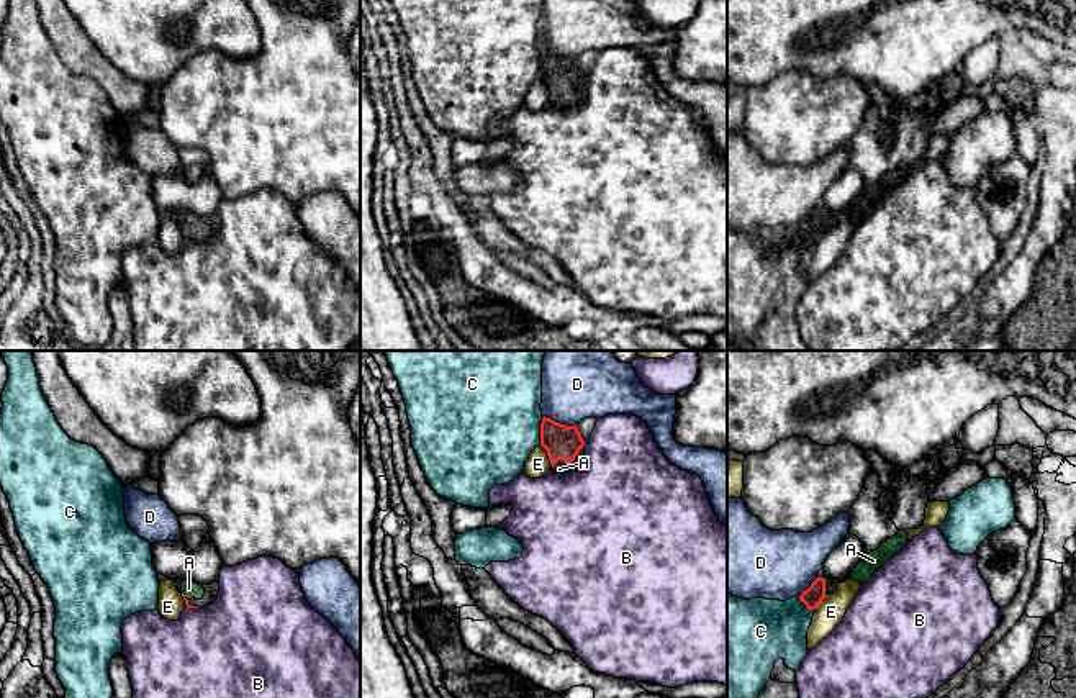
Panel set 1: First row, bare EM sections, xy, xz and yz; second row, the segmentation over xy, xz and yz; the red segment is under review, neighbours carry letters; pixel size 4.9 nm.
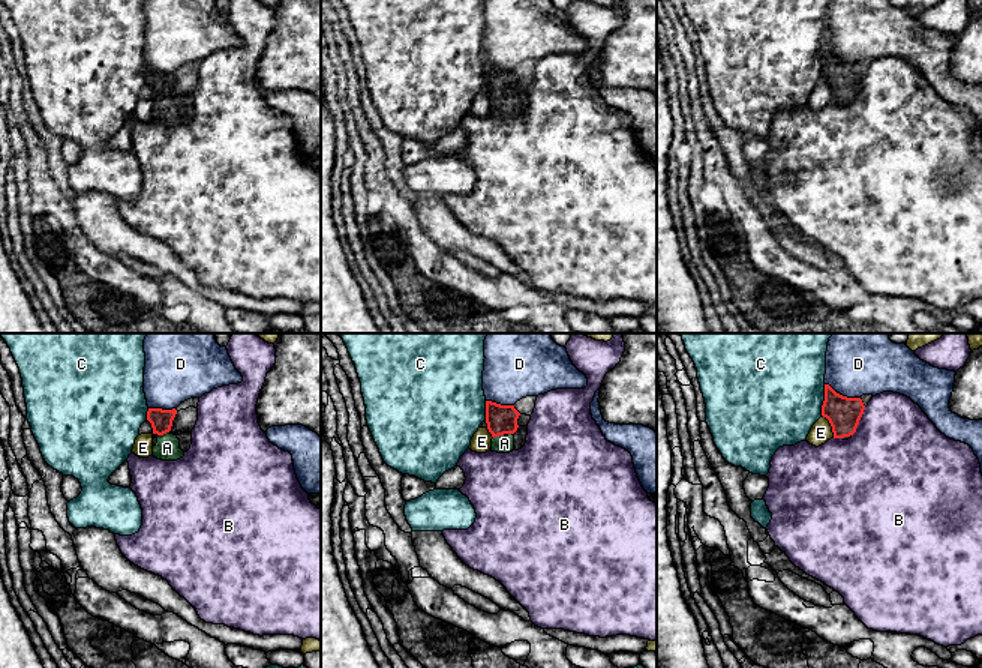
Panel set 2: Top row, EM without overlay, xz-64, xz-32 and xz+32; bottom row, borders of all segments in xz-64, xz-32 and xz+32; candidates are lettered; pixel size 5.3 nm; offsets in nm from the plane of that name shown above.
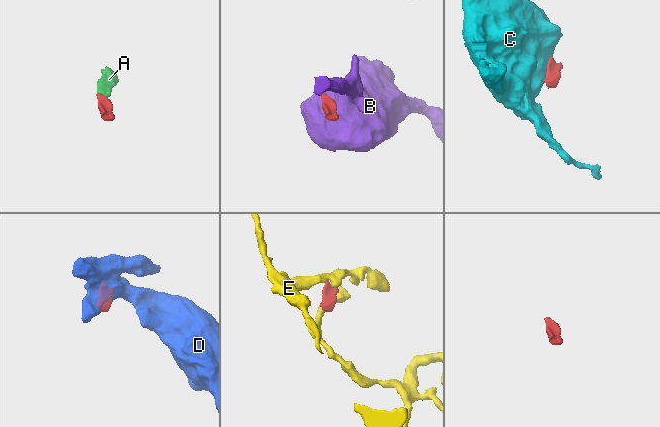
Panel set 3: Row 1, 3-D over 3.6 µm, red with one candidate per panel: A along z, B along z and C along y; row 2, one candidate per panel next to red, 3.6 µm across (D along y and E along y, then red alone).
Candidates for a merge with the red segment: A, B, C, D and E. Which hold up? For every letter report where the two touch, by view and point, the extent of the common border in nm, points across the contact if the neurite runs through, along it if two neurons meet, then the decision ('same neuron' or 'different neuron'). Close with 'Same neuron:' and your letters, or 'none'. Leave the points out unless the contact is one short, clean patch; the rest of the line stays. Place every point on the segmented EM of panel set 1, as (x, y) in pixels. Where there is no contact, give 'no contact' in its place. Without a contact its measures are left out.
A: xy (184, 597) | 50 nm | across xy (182, 593), (184, 597), (189, 589) | same neuron
B: xz (583, 444) | 30 nm | along xz (585, 443), (582, 446) | different neuron
C: xz (541, 431) | 150 nm | different neuron
D: xz (559, 423) | 170 nm | different neuron
E: xz (547, 454) | 120 nm | different neuron
Same neuron: A

